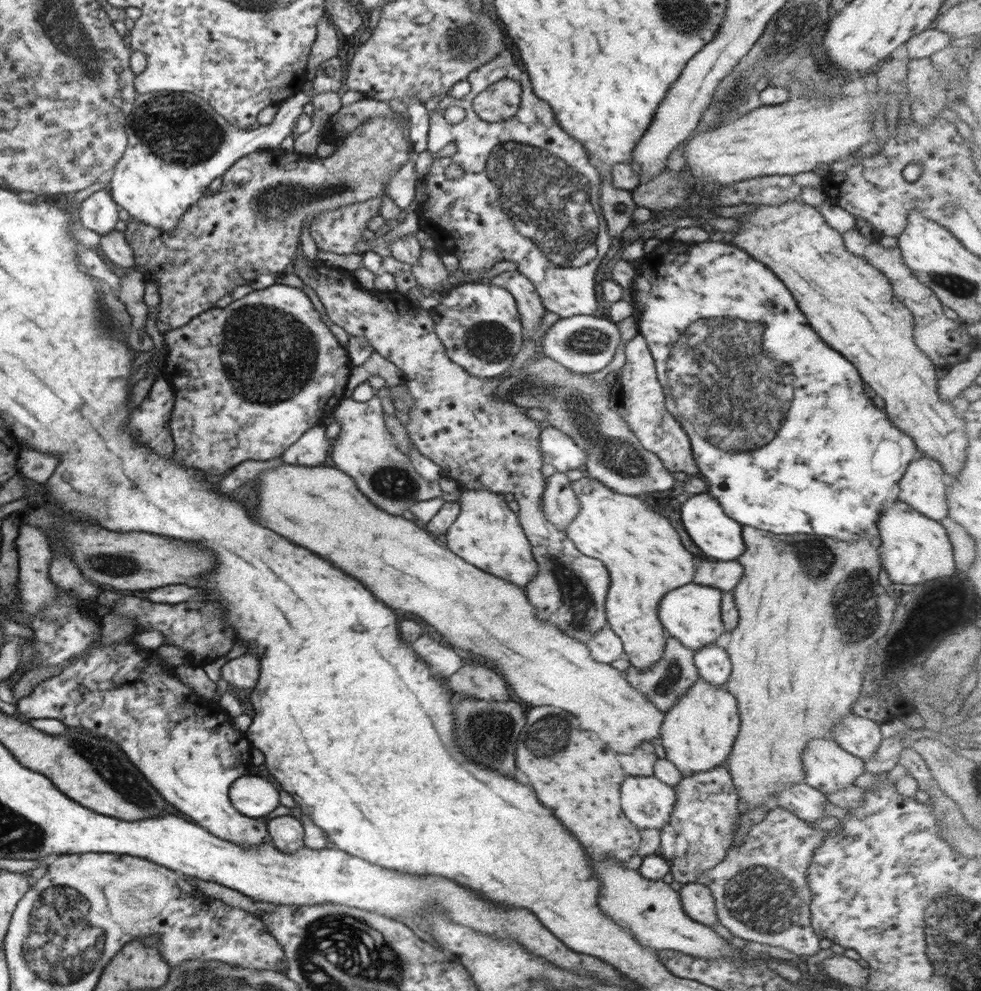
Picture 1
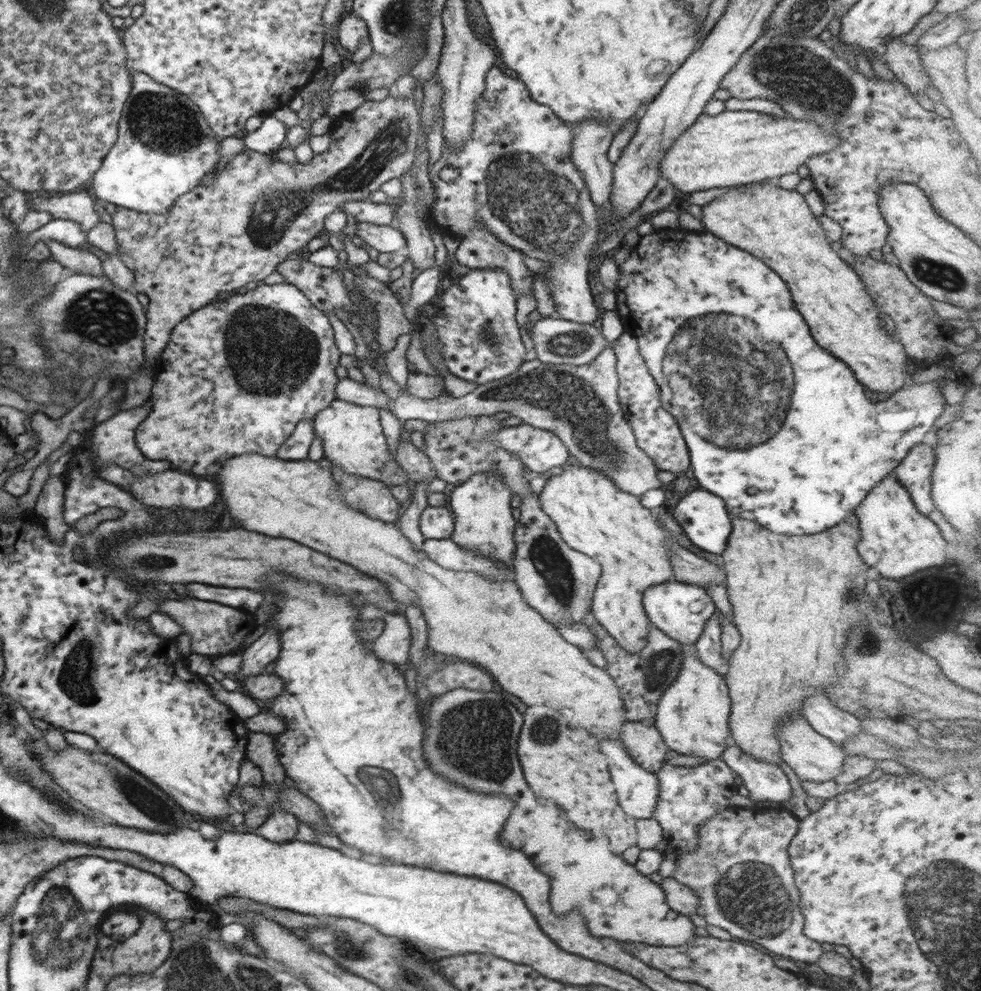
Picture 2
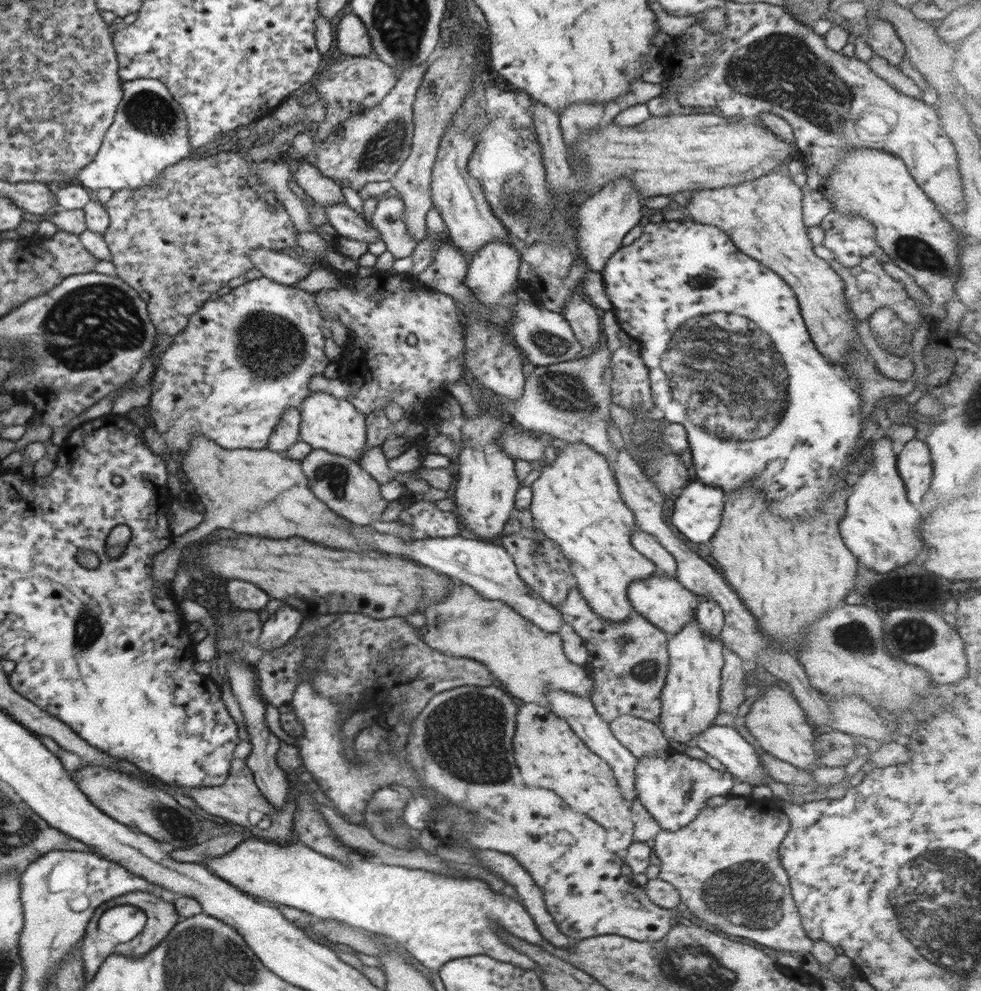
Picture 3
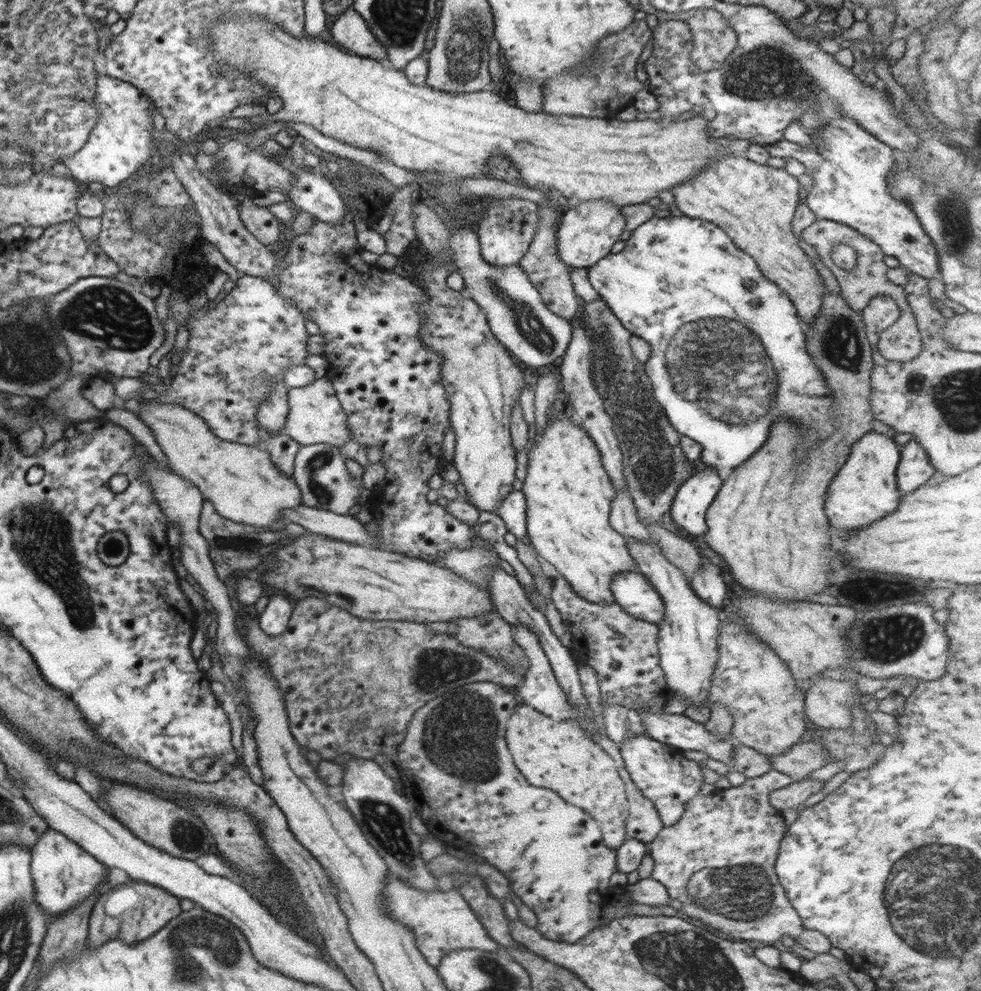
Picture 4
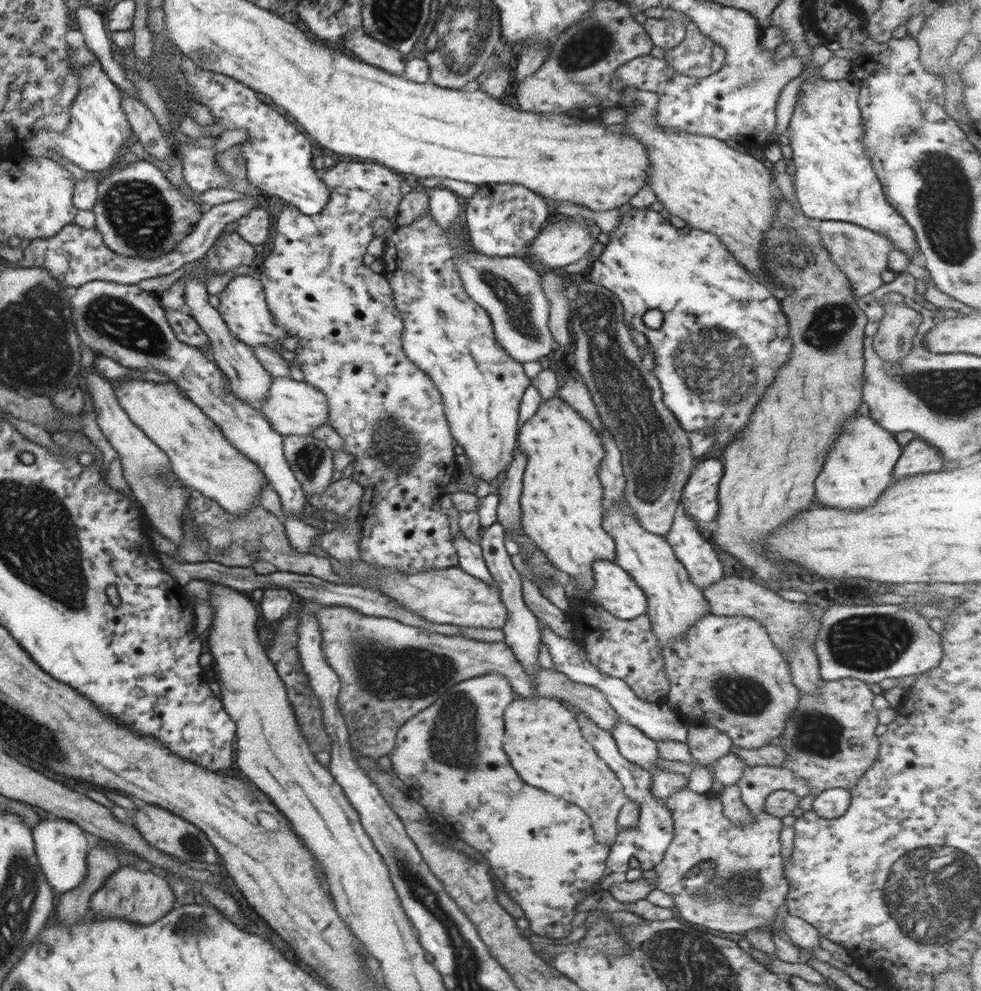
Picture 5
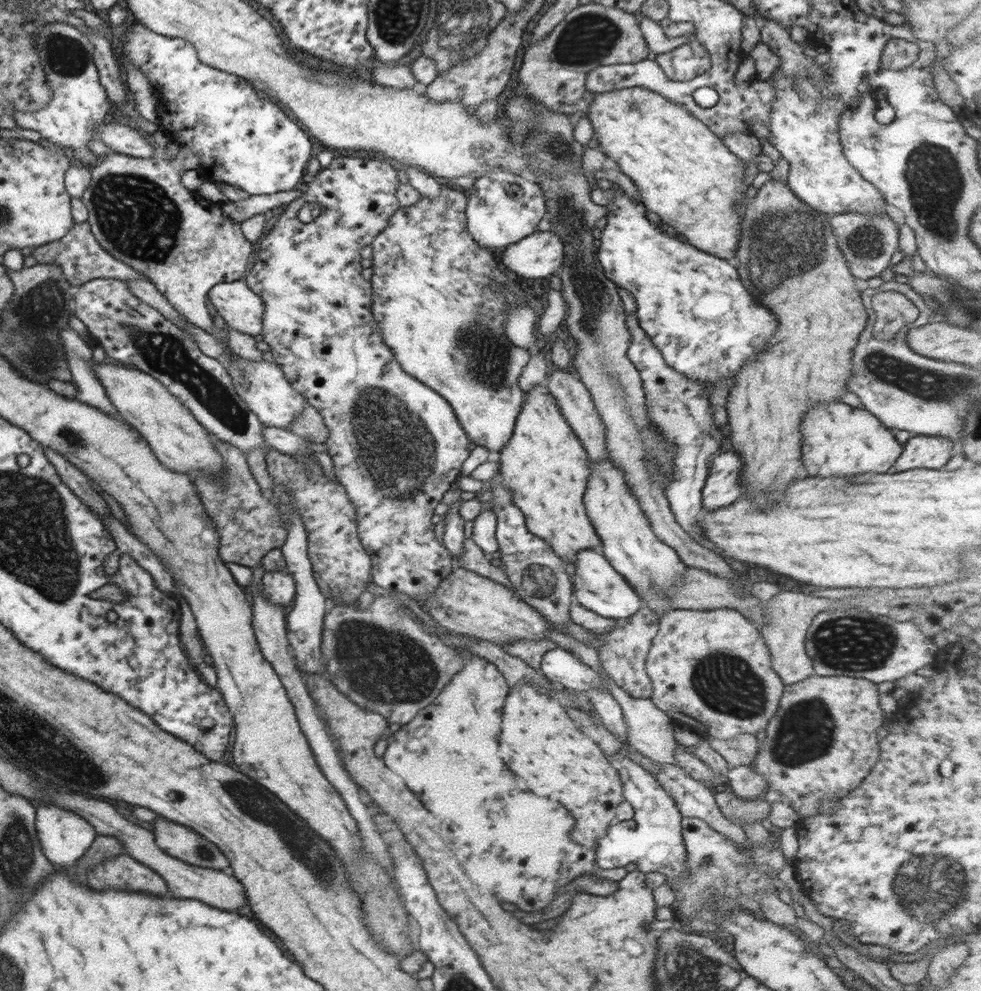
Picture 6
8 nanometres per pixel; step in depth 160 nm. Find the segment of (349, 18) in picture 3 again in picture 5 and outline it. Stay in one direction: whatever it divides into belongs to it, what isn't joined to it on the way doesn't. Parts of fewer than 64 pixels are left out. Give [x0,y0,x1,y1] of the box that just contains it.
[342,26,406,77]

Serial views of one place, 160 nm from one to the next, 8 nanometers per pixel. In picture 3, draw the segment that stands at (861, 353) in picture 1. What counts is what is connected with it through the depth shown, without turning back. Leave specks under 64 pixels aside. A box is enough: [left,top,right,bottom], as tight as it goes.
[687,169,862,368]

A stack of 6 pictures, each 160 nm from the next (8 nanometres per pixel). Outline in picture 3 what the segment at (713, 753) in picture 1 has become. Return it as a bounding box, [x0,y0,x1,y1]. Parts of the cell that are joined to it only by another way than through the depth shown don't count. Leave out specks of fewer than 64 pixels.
[657,620,725,748]

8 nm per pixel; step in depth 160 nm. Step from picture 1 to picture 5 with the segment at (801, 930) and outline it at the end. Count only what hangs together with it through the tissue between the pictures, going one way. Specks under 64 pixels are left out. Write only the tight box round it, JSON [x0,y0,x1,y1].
[652,766,810,934]

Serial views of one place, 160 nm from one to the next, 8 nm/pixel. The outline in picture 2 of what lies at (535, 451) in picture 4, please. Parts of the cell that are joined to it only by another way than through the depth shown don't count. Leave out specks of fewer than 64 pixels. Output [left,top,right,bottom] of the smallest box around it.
[539,460,674,653]

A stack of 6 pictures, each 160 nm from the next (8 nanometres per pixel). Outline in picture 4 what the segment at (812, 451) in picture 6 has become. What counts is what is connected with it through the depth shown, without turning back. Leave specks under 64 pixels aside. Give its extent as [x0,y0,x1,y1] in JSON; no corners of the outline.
[824,431,901,532]

